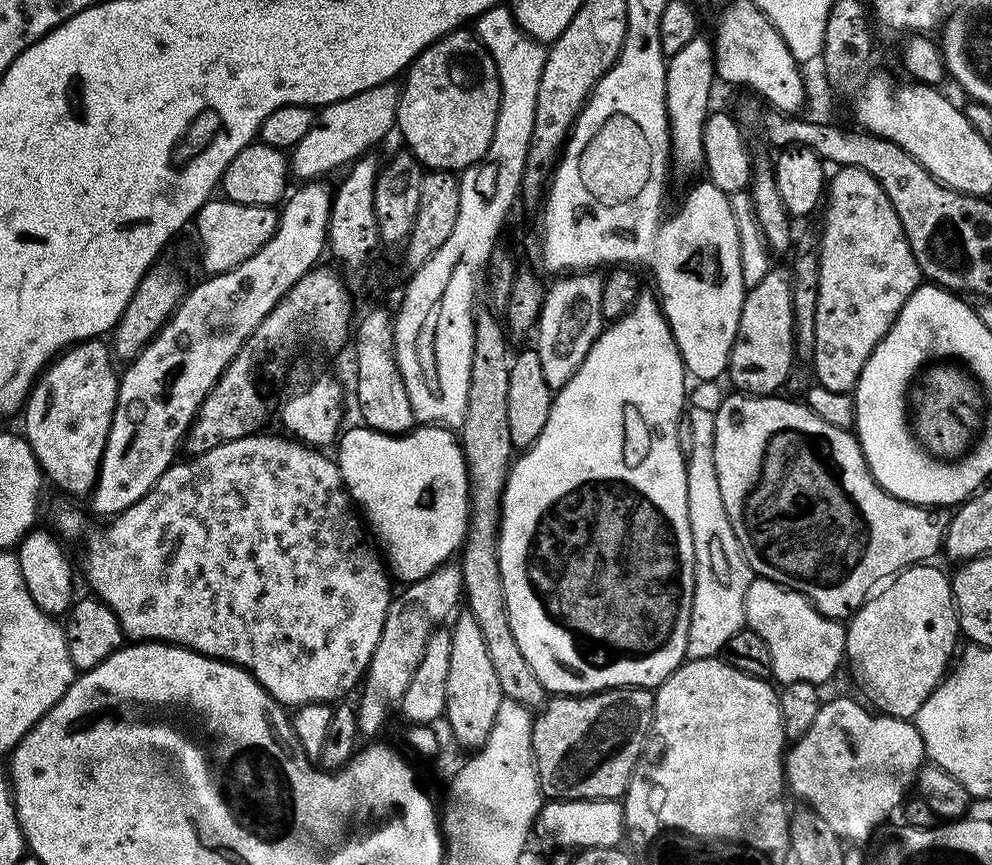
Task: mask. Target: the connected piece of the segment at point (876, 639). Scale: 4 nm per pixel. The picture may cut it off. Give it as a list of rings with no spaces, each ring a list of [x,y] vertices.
[[[925,562],[905,568],[891,583],[865,600],[846,624],[847,663],[852,663],[852,672],[864,691],[863,699],[877,713],[885,716],[897,716],[900,720],[916,717],[926,698],[930,698],[953,663],[952,651],[956,648],[956,636],[958,637],[958,617],[952,598],[952,582],[947,571],[944,573],[934,565],[935,563]]]

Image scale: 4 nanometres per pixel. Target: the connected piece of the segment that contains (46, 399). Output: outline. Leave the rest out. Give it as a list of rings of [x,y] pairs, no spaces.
[[[103,339],[82,340],[64,349],[36,378],[27,401],[22,409],[24,429],[22,435],[27,440],[41,471],[49,481],[52,480],[64,492],[72,496],[87,497],[100,477],[102,454],[110,434],[114,418],[114,406],[118,394],[118,368],[114,363],[114,353]]]

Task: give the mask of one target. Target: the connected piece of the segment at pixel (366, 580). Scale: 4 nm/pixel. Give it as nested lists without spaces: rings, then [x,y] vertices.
[[[264,435],[243,436],[193,455],[193,460],[188,460],[185,464],[177,462],[170,465],[162,478],[158,478],[156,485],[137,504],[111,517],[105,523],[108,525],[104,532],[98,533],[89,542],[84,572],[88,575],[89,586],[93,588],[89,589],[104,600],[110,610],[114,610],[129,641],[175,644],[190,652],[213,656],[215,660],[238,664],[281,706],[296,710],[305,704],[328,704],[332,700],[342,699],[347,692],[357,691],[378,646],[378,638],[382,638],[384,620],[388,617],[388,606],[394,599],[394,592],[388,585],[390,576],[386,571],[385,561],[366,535],[365,525],[358,515],[352,495],[344,485],[339,463],[333,457],[331,460],[330,457],[323,456],[320,453],[323,451],[287,435]]]

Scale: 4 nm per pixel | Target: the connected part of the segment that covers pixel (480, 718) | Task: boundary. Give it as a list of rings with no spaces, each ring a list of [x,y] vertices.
[[[464,610],[455,617],[456,625],[450,628],[450,674],[446,674],[446,721],[452,727],[457,740],[464,746],[481,747],[488,739],[496,721],[498,706],[505,700],[504,687],[498,682],[494,662],[486,650],[486,638],[482,636],[478,622],[471,612]]]

